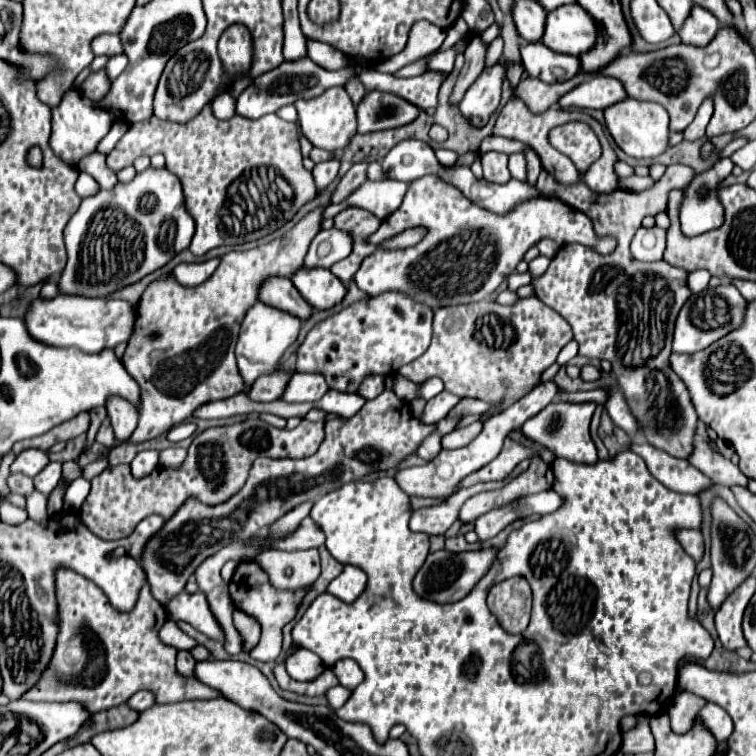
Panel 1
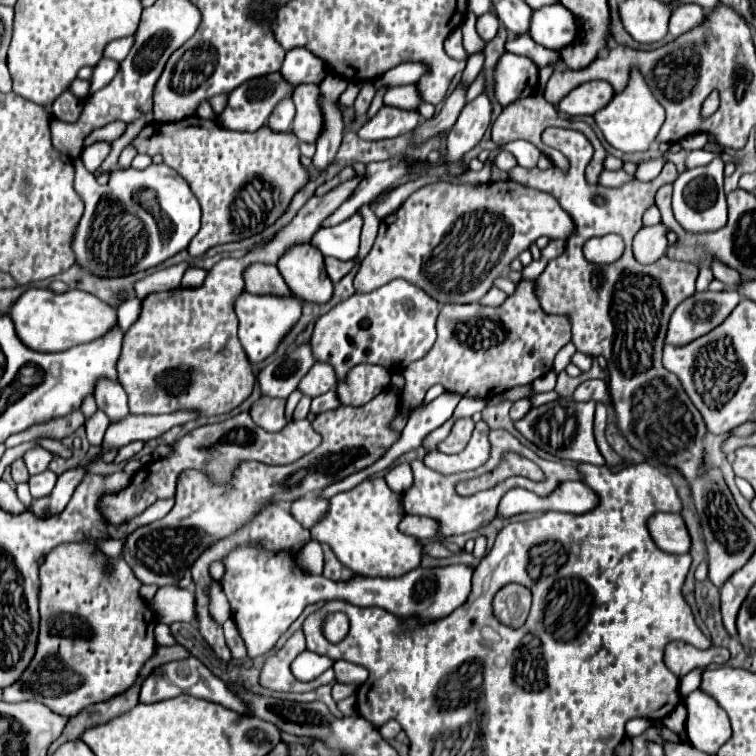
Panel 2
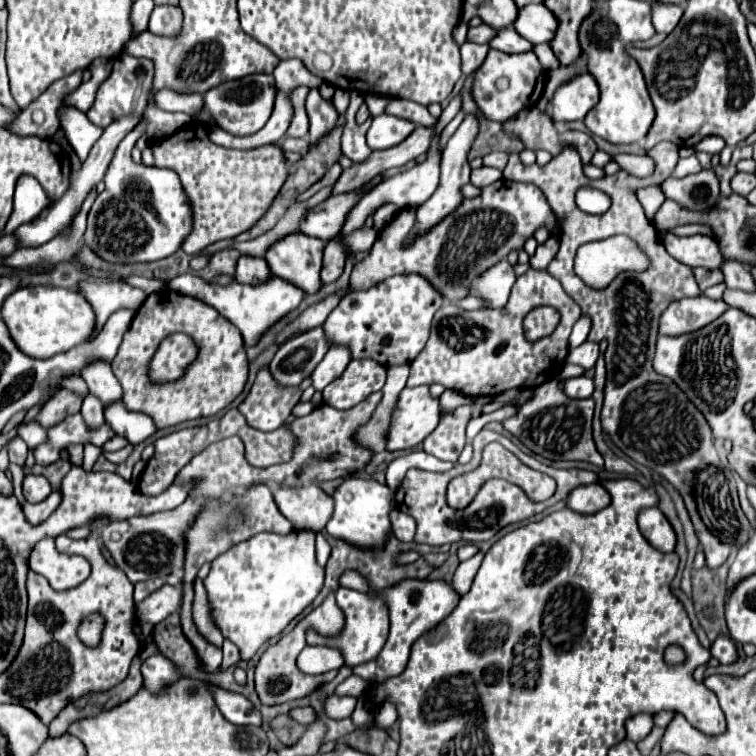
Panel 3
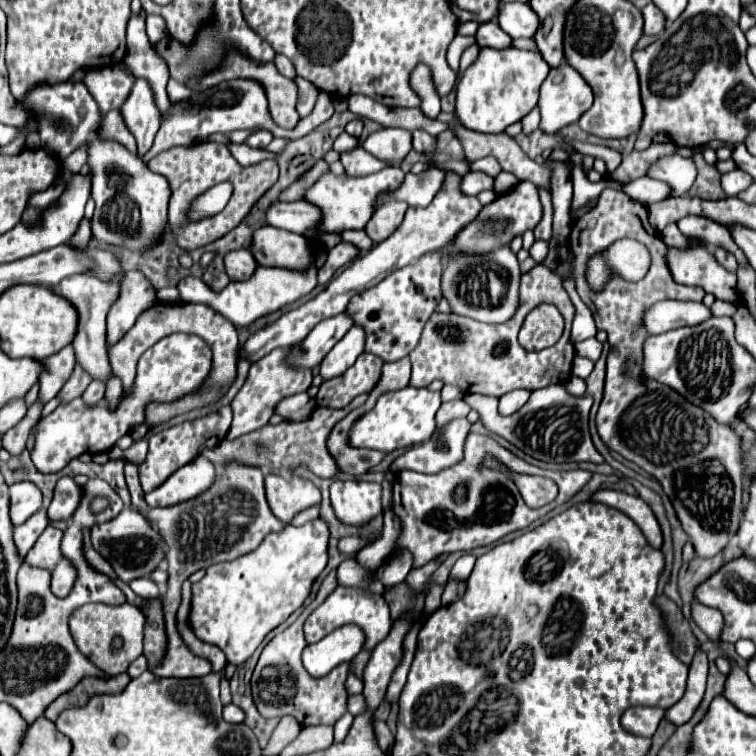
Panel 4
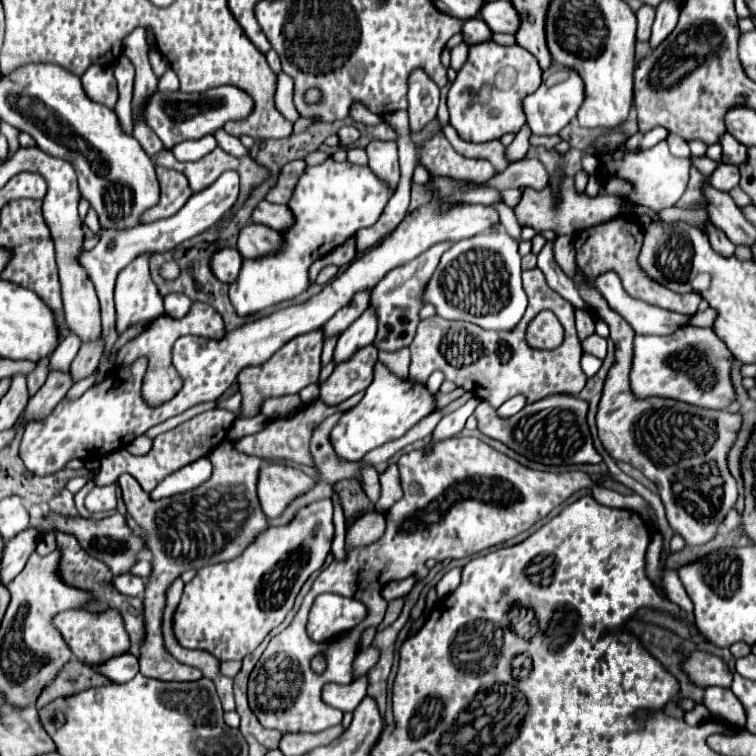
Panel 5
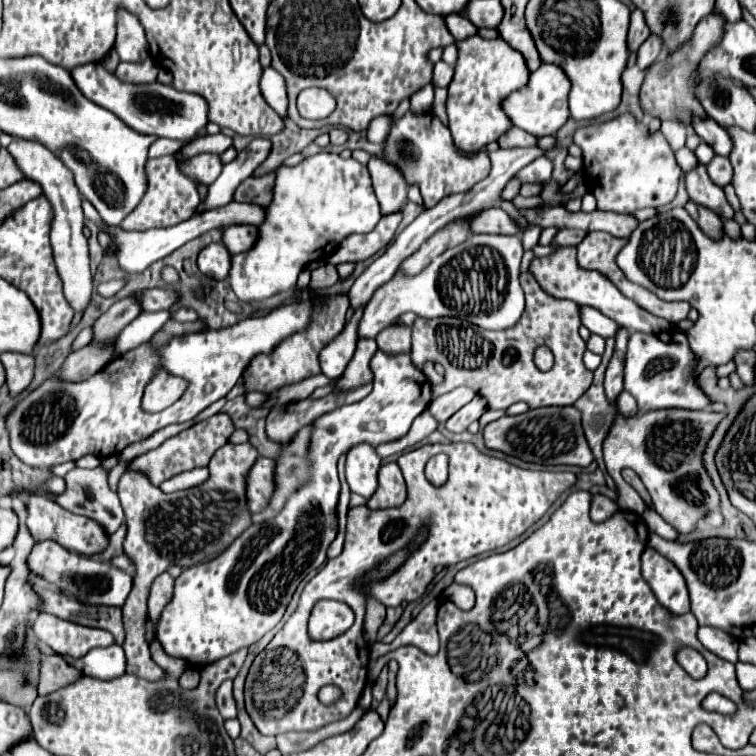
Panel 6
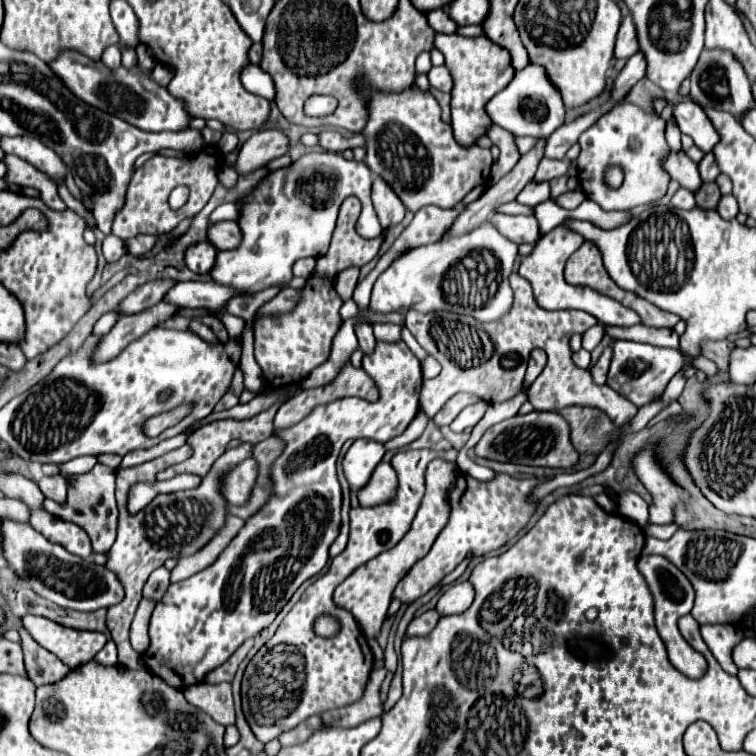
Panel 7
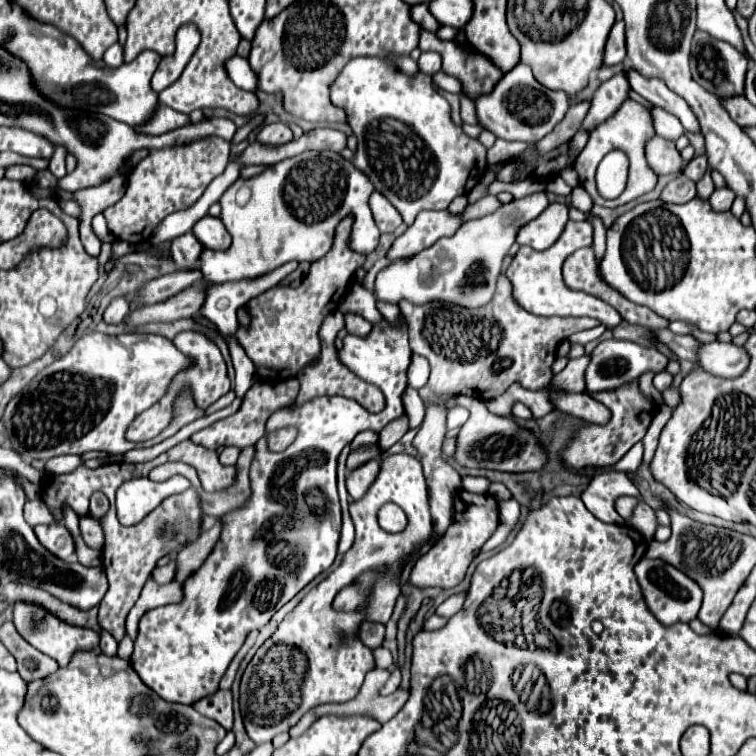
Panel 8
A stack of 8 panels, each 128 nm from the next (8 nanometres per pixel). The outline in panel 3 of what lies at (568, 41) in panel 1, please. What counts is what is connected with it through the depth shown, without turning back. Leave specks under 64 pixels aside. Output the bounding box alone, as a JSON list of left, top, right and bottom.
[514,4,558,44]

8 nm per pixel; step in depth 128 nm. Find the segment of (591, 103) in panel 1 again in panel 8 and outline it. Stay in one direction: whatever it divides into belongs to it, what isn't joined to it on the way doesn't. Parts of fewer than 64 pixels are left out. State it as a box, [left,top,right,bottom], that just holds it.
[476,64,568,144]

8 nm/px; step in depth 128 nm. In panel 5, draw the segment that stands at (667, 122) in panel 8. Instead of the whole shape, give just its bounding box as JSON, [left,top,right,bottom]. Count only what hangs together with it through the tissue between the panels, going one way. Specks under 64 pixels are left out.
[692,156,718,176]

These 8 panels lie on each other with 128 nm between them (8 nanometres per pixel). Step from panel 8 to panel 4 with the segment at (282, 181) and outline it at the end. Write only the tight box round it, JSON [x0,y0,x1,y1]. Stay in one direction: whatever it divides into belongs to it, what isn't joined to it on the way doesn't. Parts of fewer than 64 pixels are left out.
[178,166,404,326]

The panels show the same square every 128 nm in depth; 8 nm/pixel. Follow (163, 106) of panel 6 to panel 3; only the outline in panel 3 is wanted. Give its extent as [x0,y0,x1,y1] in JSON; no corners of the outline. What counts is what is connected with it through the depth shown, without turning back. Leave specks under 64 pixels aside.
[88,56,274,136]

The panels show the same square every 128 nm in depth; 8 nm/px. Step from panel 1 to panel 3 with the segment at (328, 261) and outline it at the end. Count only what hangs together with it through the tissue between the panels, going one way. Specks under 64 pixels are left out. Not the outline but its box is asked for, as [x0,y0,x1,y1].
[340,126,444,236]

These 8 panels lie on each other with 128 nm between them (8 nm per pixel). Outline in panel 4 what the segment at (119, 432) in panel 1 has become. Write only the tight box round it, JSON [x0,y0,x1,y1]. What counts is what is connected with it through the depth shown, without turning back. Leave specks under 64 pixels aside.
[56,276,120,382]

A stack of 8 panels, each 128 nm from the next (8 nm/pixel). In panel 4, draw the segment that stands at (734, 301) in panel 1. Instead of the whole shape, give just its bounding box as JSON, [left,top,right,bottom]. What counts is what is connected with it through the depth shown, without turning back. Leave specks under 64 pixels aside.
[642,300,710,334]

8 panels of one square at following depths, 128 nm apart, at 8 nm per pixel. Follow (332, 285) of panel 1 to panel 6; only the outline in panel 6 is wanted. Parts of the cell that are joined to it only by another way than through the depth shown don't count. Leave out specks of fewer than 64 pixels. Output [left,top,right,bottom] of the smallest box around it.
[222,226,258,254]

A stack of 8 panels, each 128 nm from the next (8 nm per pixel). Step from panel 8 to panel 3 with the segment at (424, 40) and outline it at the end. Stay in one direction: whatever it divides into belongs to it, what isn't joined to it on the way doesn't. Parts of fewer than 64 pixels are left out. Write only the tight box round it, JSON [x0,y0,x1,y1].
[470,50,546,122]

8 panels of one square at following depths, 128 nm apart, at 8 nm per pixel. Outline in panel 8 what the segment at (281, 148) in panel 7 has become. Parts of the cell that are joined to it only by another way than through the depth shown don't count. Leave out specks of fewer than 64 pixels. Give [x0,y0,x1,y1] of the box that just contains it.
[258,122,292,144]

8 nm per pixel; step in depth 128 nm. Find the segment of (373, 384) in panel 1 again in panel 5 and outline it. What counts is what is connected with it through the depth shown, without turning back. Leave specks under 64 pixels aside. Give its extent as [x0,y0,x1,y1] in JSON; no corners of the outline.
[320,344,378,406]

